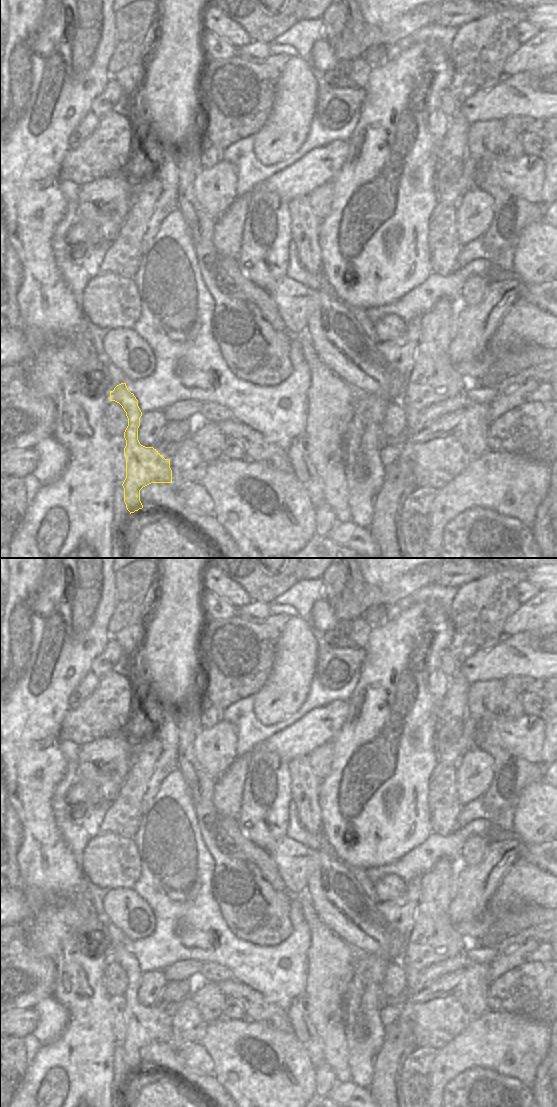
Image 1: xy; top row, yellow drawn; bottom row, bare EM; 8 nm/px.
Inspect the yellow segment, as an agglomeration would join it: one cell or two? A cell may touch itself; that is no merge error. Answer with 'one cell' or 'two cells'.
one cell

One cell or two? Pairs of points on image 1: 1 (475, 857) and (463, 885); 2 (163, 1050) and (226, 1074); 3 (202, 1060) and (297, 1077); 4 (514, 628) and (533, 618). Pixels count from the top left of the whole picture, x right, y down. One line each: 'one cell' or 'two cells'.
1: two cells
2: two cells
3: two cells
4: one cell

